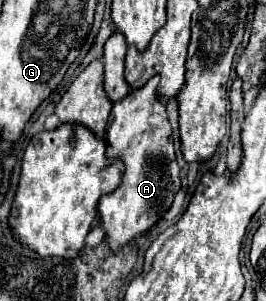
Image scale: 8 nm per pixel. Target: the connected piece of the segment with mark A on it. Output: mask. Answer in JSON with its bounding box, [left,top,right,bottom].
[99,32,181,250]

